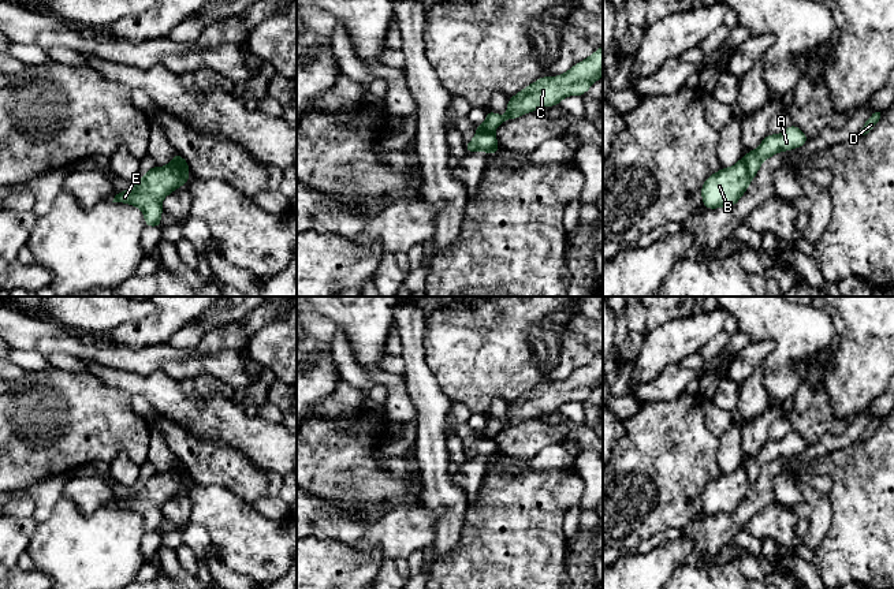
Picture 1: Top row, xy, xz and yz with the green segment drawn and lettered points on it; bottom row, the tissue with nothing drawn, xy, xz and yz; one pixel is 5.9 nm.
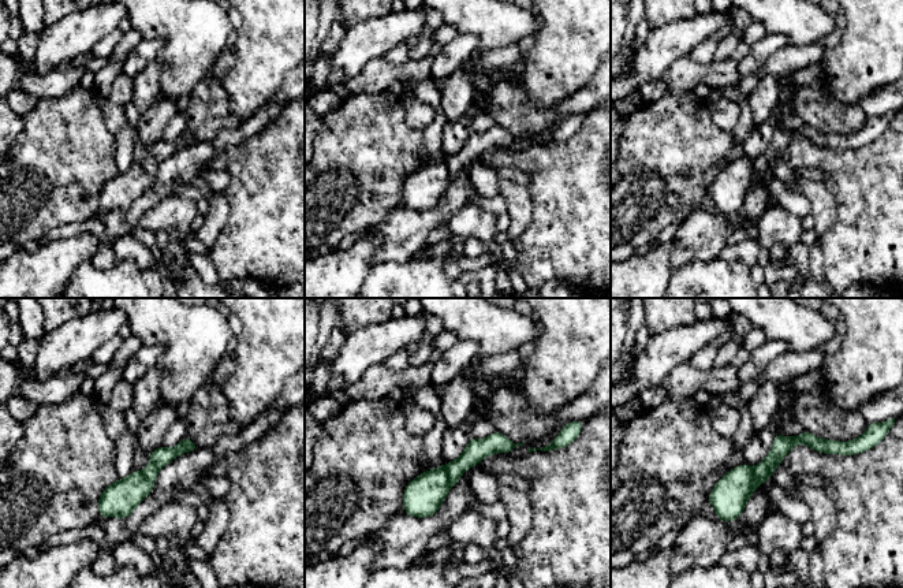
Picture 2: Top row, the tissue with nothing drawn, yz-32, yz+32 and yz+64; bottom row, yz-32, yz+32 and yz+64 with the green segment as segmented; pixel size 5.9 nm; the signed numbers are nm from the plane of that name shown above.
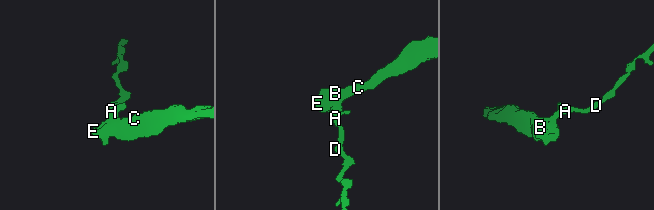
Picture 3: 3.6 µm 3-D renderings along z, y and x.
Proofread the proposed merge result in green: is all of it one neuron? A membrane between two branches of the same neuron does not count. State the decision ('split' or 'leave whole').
split

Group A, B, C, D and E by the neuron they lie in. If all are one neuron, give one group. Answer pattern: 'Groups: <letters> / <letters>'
Groups: A D / B C E

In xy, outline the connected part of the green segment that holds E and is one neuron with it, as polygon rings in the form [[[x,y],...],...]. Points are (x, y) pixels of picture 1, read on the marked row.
[[[182,165],[149,167],[144,178],[138,179],[130,190],[119,191],[112,202],[139,208],[146,227],[161,227],[163,200],[182,184],[187,184],[190,176],[189,168]]]

